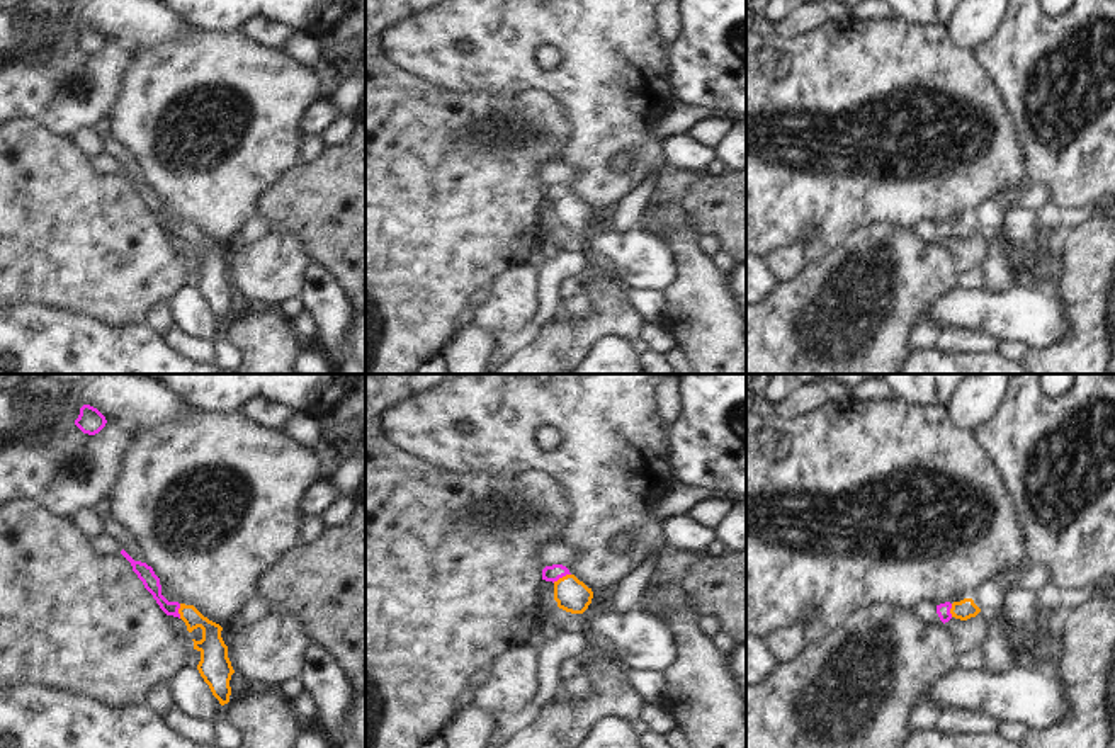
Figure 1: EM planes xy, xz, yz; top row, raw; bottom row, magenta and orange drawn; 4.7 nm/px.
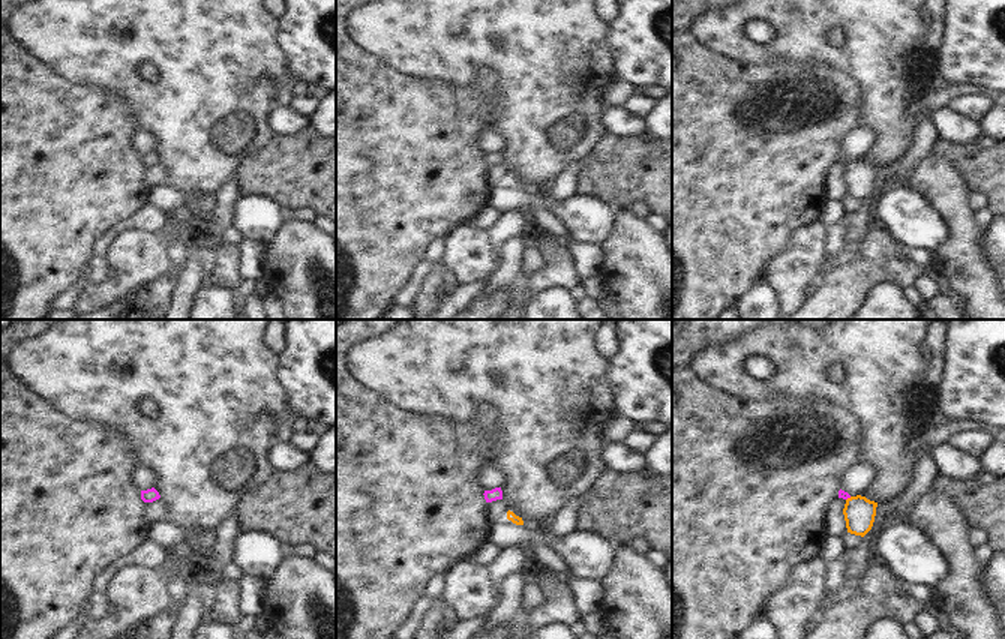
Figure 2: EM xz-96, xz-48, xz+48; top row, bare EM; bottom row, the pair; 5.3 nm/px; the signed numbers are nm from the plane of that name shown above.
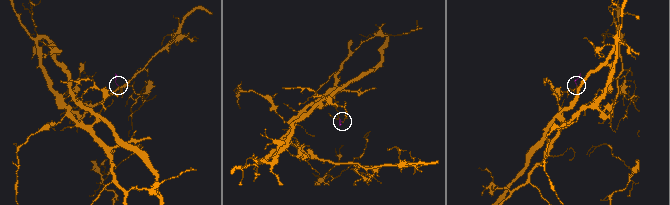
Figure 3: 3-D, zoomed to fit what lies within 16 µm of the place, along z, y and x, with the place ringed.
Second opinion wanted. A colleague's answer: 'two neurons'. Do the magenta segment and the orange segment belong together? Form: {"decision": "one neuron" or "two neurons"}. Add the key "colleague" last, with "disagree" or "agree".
{"decision": "one neuron", "colleague": "disagree"}

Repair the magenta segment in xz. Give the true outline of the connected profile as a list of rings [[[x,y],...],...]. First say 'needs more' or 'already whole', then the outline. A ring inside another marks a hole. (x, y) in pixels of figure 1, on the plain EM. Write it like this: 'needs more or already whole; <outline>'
needs more; [[[563,184],[546,185],[542,189],[542,199],[554,202],[554,219],[566,231],[583,233],[591,223],[591,207],[571,194]]]

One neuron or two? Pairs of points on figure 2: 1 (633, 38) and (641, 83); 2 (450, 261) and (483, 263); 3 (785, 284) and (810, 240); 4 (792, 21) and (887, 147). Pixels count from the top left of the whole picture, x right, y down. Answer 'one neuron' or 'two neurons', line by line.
1: one neuron
2: one neuron
3: one neuron
4: one neuron

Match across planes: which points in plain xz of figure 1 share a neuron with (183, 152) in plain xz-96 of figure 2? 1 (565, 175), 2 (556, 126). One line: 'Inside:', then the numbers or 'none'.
Inside: none

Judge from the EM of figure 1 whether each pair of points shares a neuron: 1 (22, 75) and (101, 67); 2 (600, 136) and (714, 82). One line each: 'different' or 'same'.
1: same
2: different

